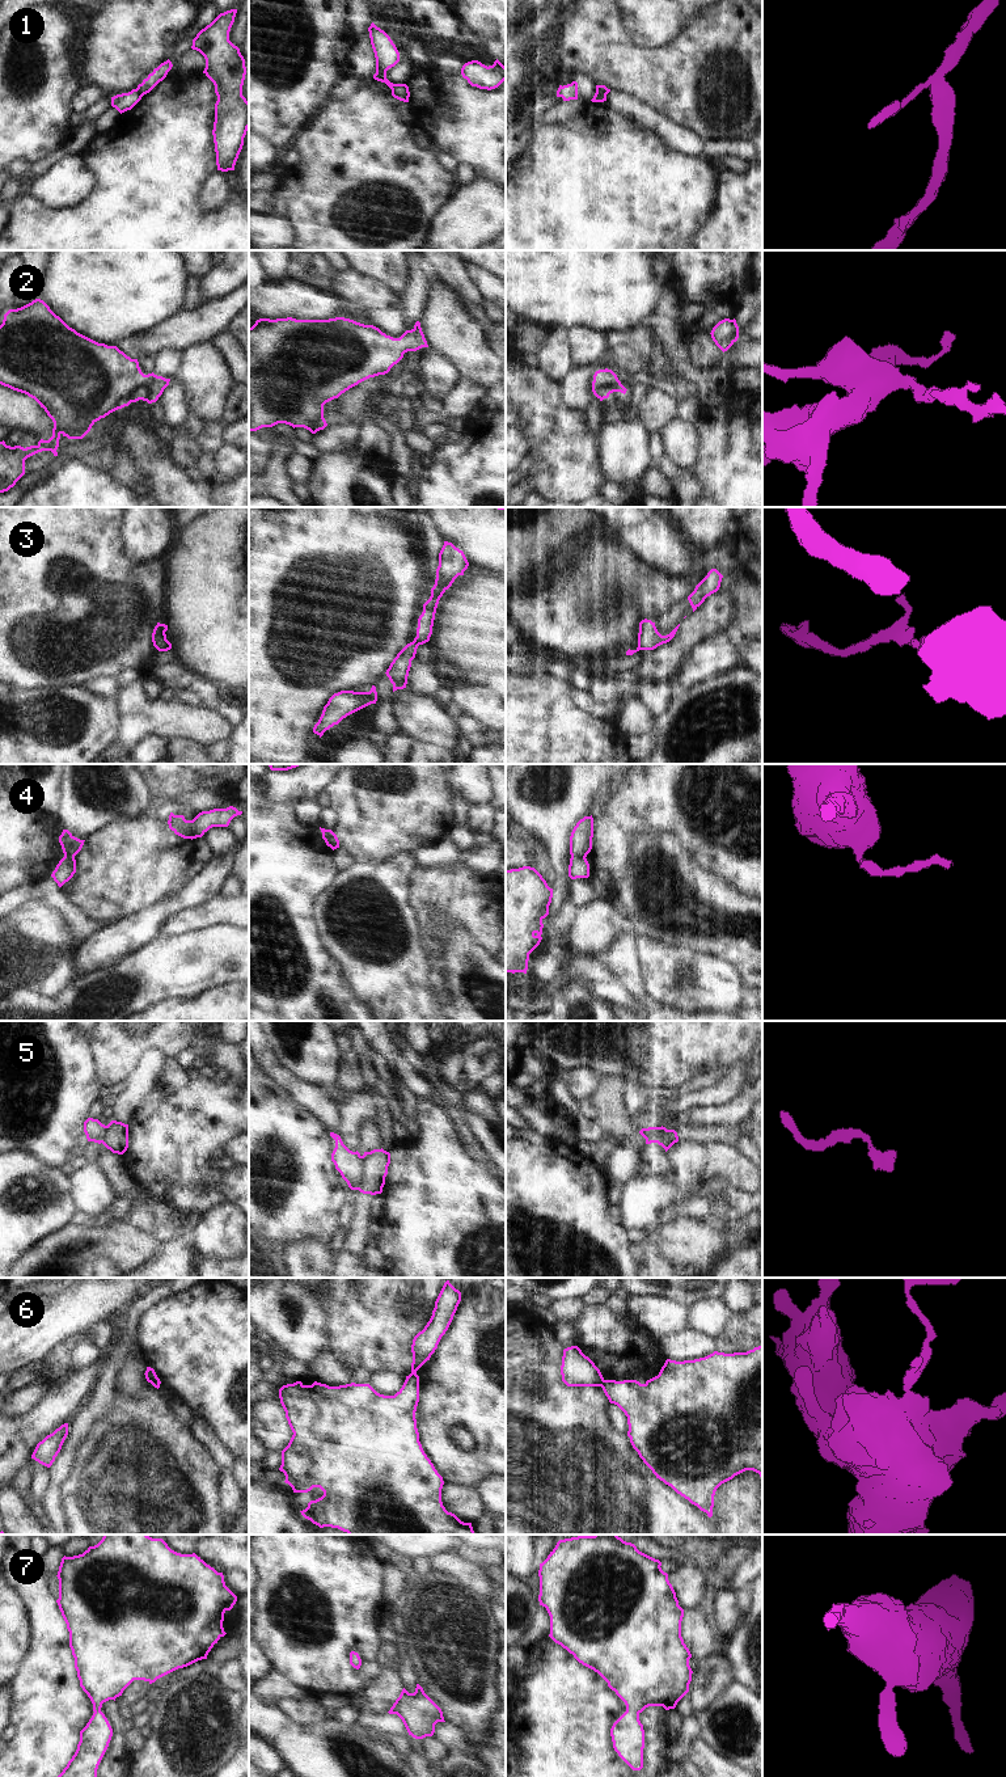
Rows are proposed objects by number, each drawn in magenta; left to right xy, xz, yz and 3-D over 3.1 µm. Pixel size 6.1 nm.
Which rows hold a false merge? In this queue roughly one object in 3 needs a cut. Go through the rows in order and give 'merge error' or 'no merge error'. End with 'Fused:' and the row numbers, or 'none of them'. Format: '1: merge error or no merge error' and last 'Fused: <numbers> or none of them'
1: merge error
2: no merge error
3: no merge error
4: merge error
5: merge error
6: merge error
7: no merge error
Fused: 1, 4, 5, 6

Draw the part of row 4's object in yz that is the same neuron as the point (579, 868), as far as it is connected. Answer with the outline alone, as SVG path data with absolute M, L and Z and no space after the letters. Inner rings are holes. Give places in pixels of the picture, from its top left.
M572 857L568 865L568 877L571 879L588 878L589 877L589 864L587 858Z

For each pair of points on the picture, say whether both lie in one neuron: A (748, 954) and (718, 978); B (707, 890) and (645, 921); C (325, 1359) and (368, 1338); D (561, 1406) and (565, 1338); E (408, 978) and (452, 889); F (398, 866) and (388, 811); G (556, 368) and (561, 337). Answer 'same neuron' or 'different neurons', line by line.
A: different neurons
B: same neuron
C: different neurons
D: different neurons
E: different neurons
F: different neurons
G: same neuron

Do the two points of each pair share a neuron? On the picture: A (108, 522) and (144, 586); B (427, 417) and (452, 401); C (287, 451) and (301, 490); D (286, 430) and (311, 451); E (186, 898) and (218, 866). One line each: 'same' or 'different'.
A: same
B: different
C: different
D: same
E: same

